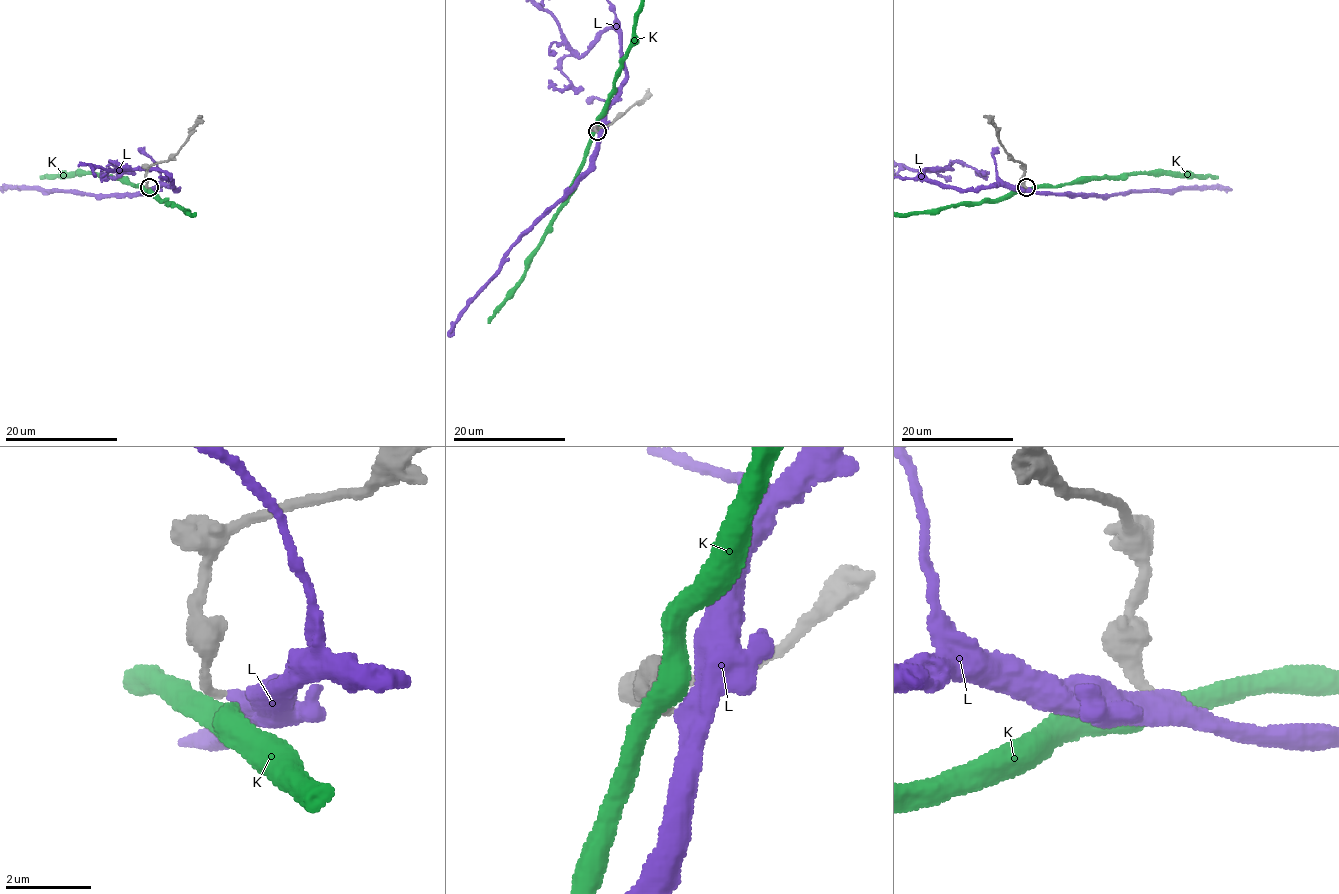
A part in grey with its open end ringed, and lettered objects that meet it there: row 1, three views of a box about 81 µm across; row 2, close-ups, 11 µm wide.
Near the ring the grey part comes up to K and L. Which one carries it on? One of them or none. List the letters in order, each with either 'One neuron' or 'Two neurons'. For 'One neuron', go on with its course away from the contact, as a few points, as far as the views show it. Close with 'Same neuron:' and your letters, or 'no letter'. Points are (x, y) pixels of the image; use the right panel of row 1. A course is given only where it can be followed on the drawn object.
K: Two neurons
L: One neuron
Same neuron: L

